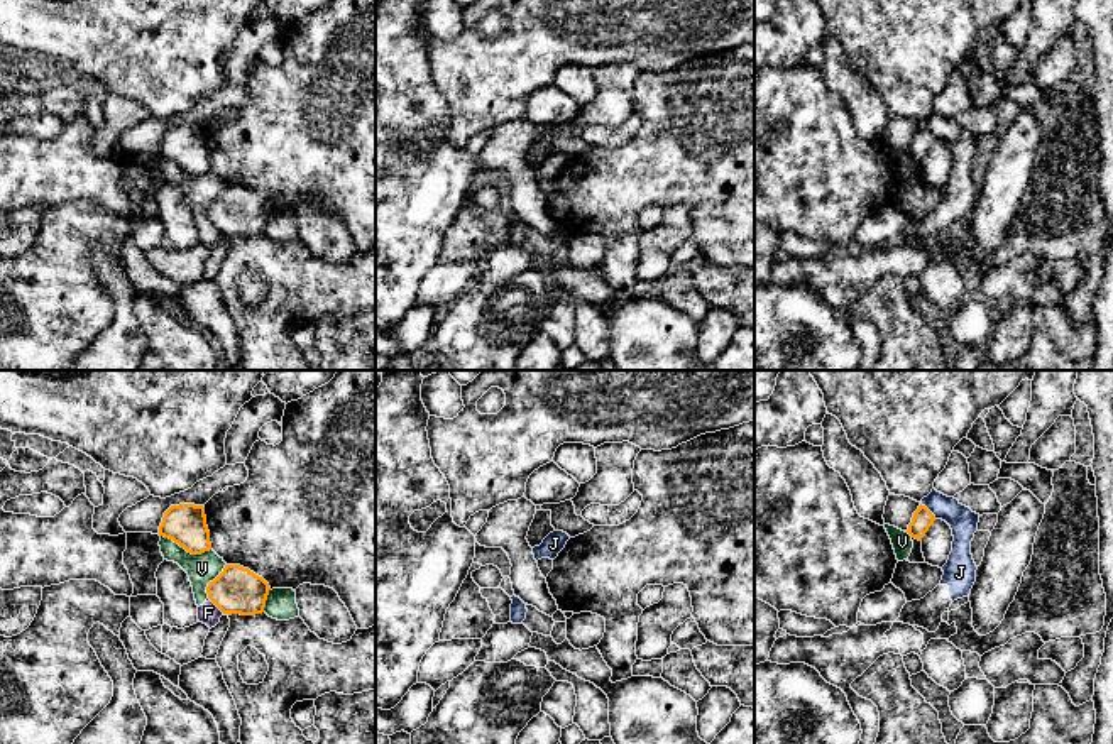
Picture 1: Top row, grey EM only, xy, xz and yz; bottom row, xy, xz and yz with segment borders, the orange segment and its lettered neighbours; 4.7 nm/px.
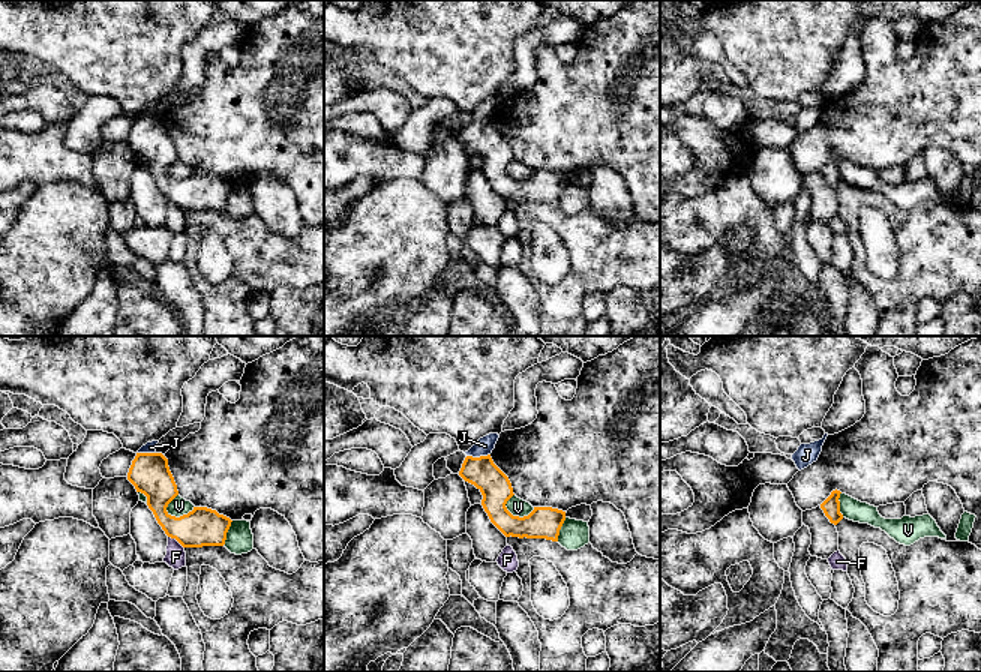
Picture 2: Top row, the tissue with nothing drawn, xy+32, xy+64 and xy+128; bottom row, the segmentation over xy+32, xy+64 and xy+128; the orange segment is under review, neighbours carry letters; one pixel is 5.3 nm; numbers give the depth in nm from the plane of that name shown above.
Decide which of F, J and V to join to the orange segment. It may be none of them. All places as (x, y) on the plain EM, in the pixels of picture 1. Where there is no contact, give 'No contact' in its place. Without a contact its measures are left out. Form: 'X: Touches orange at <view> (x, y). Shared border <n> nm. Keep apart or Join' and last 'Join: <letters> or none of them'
F: Touches orange at xy (217, 227). Shared border 110 nm. Keep apart
J: Touches orange at yz (929, 132). Shared border 110 nm. Keep apart
V: Touches orange at xy (186, 171). Shared border 260 nm. Keep apart
Join: none of them

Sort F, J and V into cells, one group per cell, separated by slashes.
F V / J

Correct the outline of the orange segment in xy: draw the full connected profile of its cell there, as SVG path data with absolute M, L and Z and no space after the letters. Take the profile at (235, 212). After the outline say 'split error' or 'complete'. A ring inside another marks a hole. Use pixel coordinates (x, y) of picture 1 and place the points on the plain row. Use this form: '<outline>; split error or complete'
M225 186L223 193L208 205L208 220L223 235L262 235L269 216L269 205L240 186Z; complete

